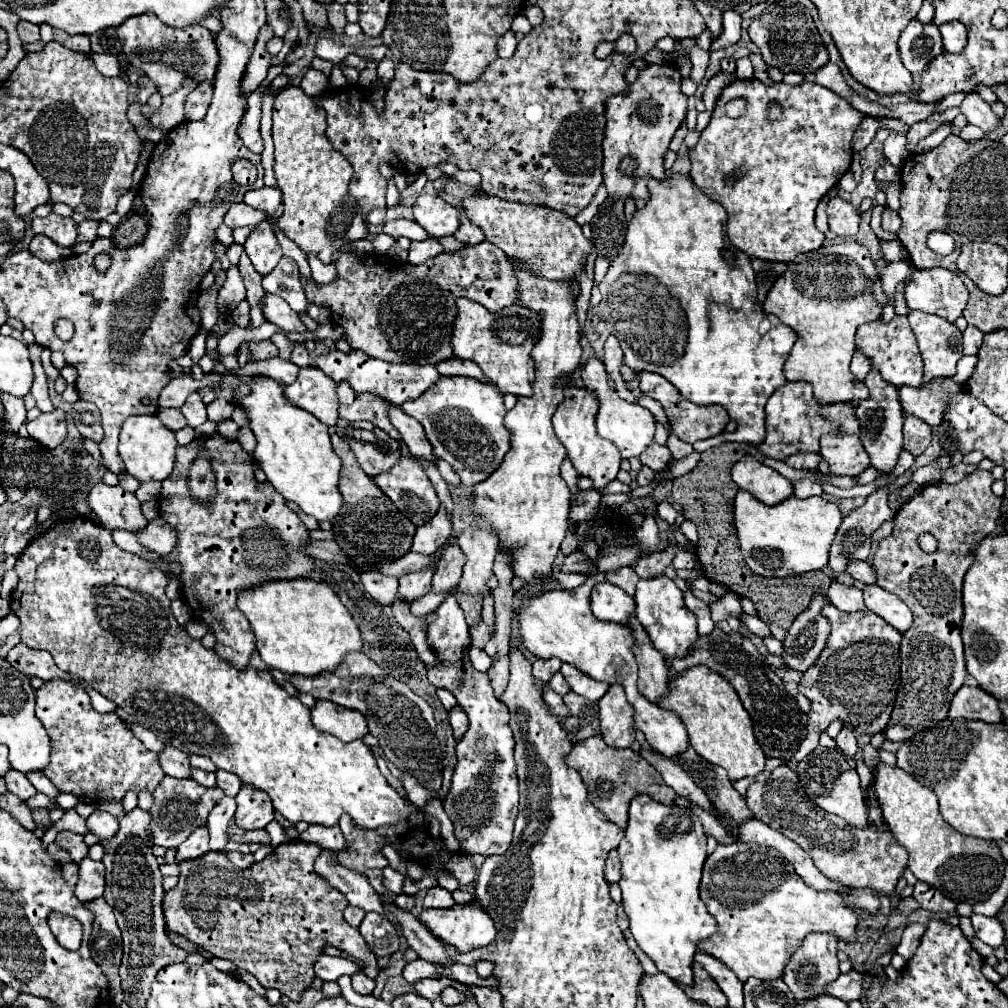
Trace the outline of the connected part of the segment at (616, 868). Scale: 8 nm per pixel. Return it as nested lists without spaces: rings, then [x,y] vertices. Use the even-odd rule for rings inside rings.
[[[611,851],[609,853],[607,865],[605,865],[605,879],[609,883],[619,883],[619,879],[621,879],[621,863],[619,863],[617,851]]]

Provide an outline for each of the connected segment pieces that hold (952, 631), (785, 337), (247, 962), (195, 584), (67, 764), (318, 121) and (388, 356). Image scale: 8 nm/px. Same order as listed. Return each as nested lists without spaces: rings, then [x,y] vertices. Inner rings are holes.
[[[975,469],[971,475],[967,475],[963,481],[955,485],[943,481],[933,483],[897,511],[893,533],[879,541],[879,549],[873,557],[877,585],[883,587],[885,591],[899,595],[899,599],[903,599],[905,605],[913,611],[913,625],[903,633],[901,639],[901,685],[899,685],[891,721],[883,731],[885,737],[891,741],[907,741],[911,735],[929,729],[937,721],[945,719],[951,697],[965,681],[967,669],[965,669],[963,641],[961,641],[961,621],[963,621],[961,591],[963,591],[963,577],[973,563],[971,547],[981,539],[985,539],[987,535],[991,535],[997,527],[1001,497],[993,495],[991,485],[993,485],[991,473],[981,469]],[[921,533],[931,533],[939,541],[939,549],[935,553],[923,553],[919,549],[917,537]]]
[[[671,173],[667,177],[665,181],[649,181],[649,201],[645,205],[641,203],[633,213],[625,243],[611,261],[605,279],[599,283],[603,295],[599,303],[601,319],[607,331],[621,343],[627,367],[633,371],[659,373],[669,379],[685,399],[697,405],[723,405],[729,417],[739,423],[732,433],[695,442],[695,451],[702,453],[723,441],[761,445],[767,435],[765,403],[777,387],[787,383],[783,363],[797,341],[797,333],[777,317],[765,315],[757,303],[753,267],[747,255],[731,247],[725,235],[727,211],[719,203],[707,199],[689,175]],[[735,295],[751,295],[751,301],[755,301],[753,309],[749,305],[735,305]]]
[[[297,839],[275,847],[265,861],[253,863],[253,867],[249,869],[235,867],[223,853],[207,853],[199,857],[199,861],[187,861],[179,865],[179,883],[175,889],[167,891],[163,899],[167,931],[187,937],[197,947],[209,951],[213,957],[235,963],[235,967],[255,975],[265,989],[277,989],[291,1001],[299,1001],[303,991],[311,987],[315,979],[313,963],[317,961],[325,945],[339,947],[343,953],[357,957],[365,963],[365,975],[369,979],[377,979],[379,965],[375,961],[375,955],[363,941],[359,929],[351,927],[343,919],[347,899],[337,889],[331,889],[331,885],[327,885],[313,871],[313,863],[321,851],[323,849],[319,845]]]
[[[221,435],[199,437],[189,445],[177,447],[175,467],[163,481],[159,515],[179,533],[179,545],[171,557],[157,561],[159,567],[167,577],[175,579],[175,575],[169,573],[169,565],[173,561],[181,563],[183,573],[177,579],[183,589],[183,601],[195,613],[193,617],[215,633],[215,651],[235,667],[245,667],[255,649],[255,637],[251,637],[251,625],[235,605],[237,593],[265,581],[309,575],[313,569],[311,557],[303,557],[303,553],[295,549],[295,541],[309,537],[307,527],[299,515],[285,505],[283,495],[279,495],[271,483],[259,483],[255,479],[253,457],[245,453],[237,441],[221,439]],[[203,449],[213,461],[217,492],[207,501],[195,501],[187,487],[187,477],[193,459]]]
[[[49,679],[43,681],[39,689],[35,689],[35,713],[51,739],[51,759],[49,765],[43,769],[43,775],[61,791],[71,793],[79,799],[91,801],[121,801],[127,791],[137,791],[145,787],[143,773],[147,771],[147,791],[155,791],[155,787],[163,781],[165,771],[159,765],[159,755],[149,751],[131,731],[127,723],[123,723],[115,713],[97,713],[91,707],[89,693],[81,683],[71,683],[63,679]],[[137,749],[147,749],[147,761]]]
[[[285,87],[275,97],[275,177],[285,205],[285,213],[277,225],[303,253],[315,253],[323,263],[331,263],[335,251],[341,251],[351,241],[365,239],[369,231],[363,215],[359,219],[349,215],[351,211],[357,213],[357,207],[343,207],[353,167],[327,139],[325,119],[325,109],[315,105],[313,97],[305,95],[301,87]]]
[[[483,241],[475,247],[465,247],[453,253],[441,253],[427,259],[425,263],[411,265],[407,261],[395,261],[383,255],[359,257],[355,253],[341,253],[335,261],[337,279],[327,285],[317,285],[313,279],[301,277],[305,297],[311,303],[323,305],[331,311],[333,323],[341,325],[345,331],[345,341],[351,349],[365,351],[373,359],[387,363],[413,363],[413,365],[437,365],[439,361],[449,359],[451,353],[451,325],[455,319],[455,299],[467,297],[481,303],[487,311],[495,313],[517,301],[517,279],[515,269],[507,261],[505,253]]]

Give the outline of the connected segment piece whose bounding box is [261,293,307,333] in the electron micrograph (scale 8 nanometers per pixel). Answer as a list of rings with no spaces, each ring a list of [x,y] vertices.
[[[265,293],[265,297],[261,299],[261,311],[267,321],[279,325],[283,331],[307,331],[305,325],[299,321],[299,315],[279,295]]]

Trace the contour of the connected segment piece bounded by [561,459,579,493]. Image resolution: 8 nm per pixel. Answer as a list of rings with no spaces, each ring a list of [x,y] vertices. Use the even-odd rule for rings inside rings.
[[[565,459],[565,461],[563,461],[563,465],[561,465],[561,477],[567,481],[567,485],[569,485],[571,493],[579,491],[579,487],[577,487],[577,479],[579,479],[579,475],[575,473],[575,467],[573,467],[567,459]]]

